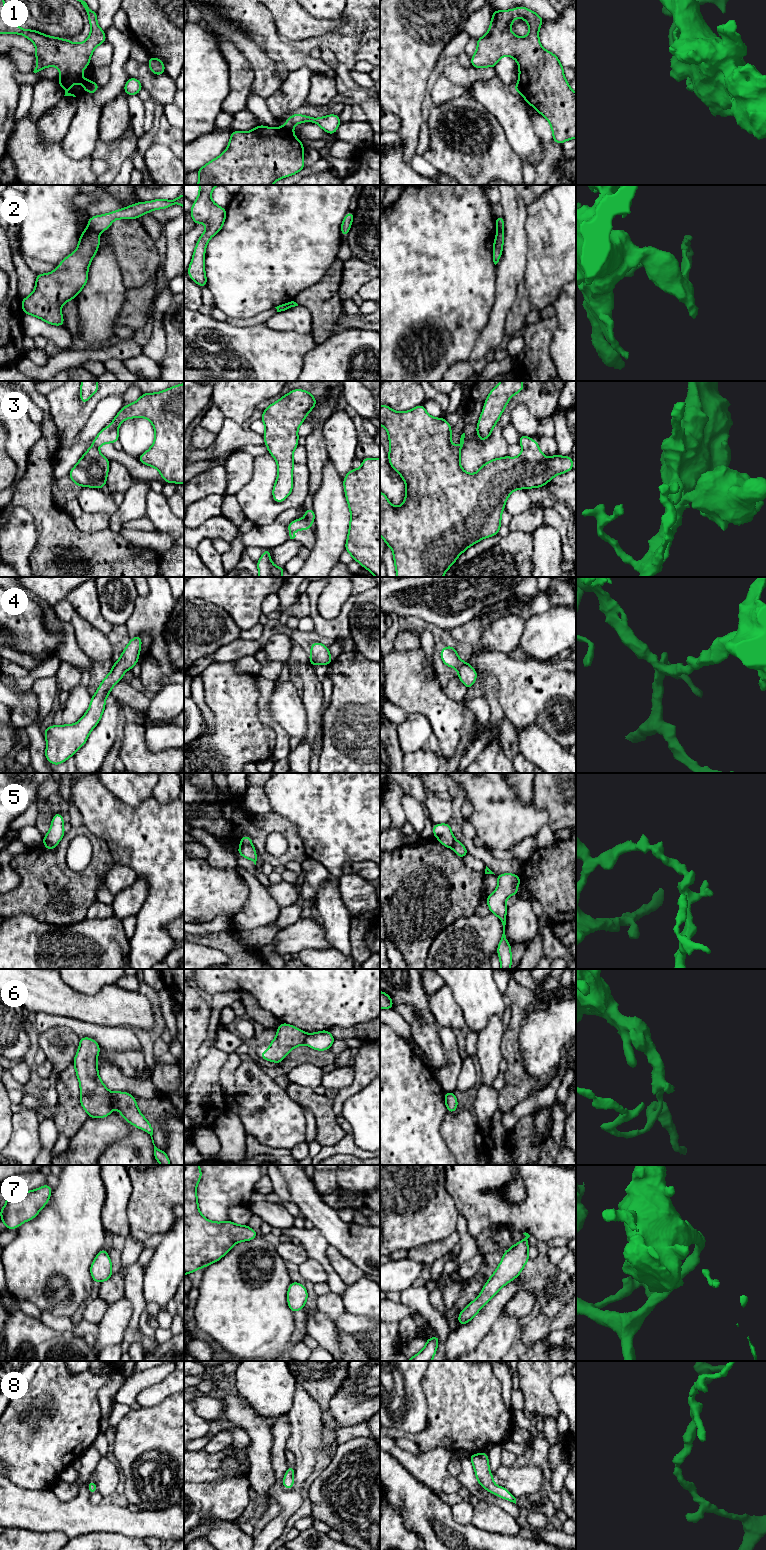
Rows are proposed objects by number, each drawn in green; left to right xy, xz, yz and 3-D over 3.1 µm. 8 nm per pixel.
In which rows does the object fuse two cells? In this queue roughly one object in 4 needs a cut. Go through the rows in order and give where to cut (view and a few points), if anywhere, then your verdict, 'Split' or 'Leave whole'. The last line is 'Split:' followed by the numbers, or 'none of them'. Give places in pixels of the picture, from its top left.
1: Split along xy (91, 81), (88, 91). Split
2: Split along xy (88, 227), (97, 233). Split
3: No split. Leave whole
4: No split. Leave whole
5: Split along xz (241, 844), (251, 845). Split
6: Split along xy (110, 1092), (111, 1107). Split
7: No split. Leave whole
8: No split. Leave whole
Split: 1, 2, 5, 6

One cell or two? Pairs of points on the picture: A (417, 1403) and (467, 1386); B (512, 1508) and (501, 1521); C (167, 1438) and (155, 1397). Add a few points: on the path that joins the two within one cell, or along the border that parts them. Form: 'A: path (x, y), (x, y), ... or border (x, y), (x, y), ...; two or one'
A: border (422, 1377), (421, 1389), (427, 1405), (426, 1424); two
B: border (488, 1501), (500, 1506), (517, 1518); two
C: border (173, 1393), (158, 1403), (141, 1407); two

